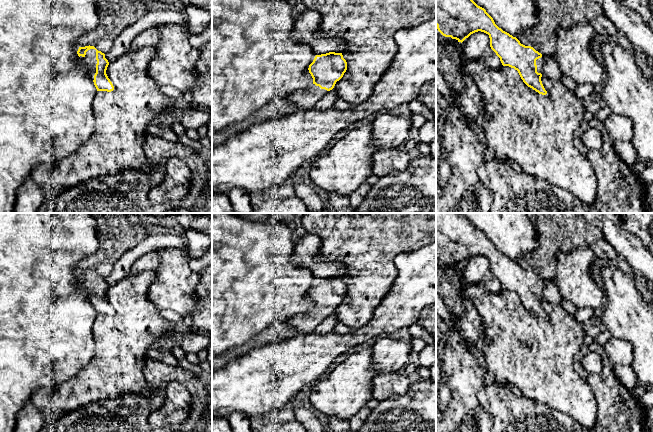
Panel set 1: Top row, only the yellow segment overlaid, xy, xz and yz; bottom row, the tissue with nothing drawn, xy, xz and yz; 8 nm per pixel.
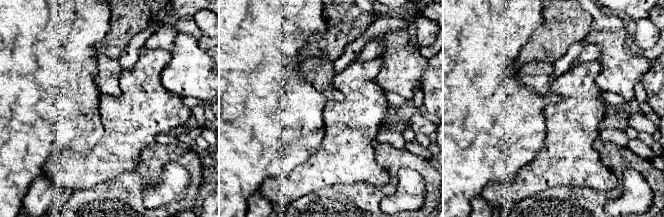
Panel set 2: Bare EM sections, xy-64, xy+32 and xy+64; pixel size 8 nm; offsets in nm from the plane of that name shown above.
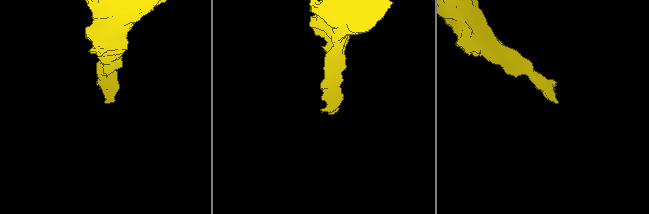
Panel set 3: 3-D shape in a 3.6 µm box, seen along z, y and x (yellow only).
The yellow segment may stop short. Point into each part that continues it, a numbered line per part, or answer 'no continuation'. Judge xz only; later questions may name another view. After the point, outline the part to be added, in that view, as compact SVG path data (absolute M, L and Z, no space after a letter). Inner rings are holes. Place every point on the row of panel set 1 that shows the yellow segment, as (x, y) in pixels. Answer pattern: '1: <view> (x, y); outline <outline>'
1: xz (305, 99); outline M312 84L309 88L292 93L287 100L301 111L306 111L312 109L327 92L327 90Z

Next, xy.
1: xy (89, 60); outline M90 49L86 52L86 55L84 57L80 56L81 62L85 65L86 72L91 78L91 80L94 80L94 75L96 73L96 50Z

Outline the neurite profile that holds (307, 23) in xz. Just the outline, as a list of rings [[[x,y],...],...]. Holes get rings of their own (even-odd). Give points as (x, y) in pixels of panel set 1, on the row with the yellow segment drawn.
[[[307,9],[295,19],[292,39],[295,42],[309,45],[315,55],[329,52],[342,53],[348,50],[346,43],[340,39],[326,40],[315,36],[322,15],[312,9]]]

